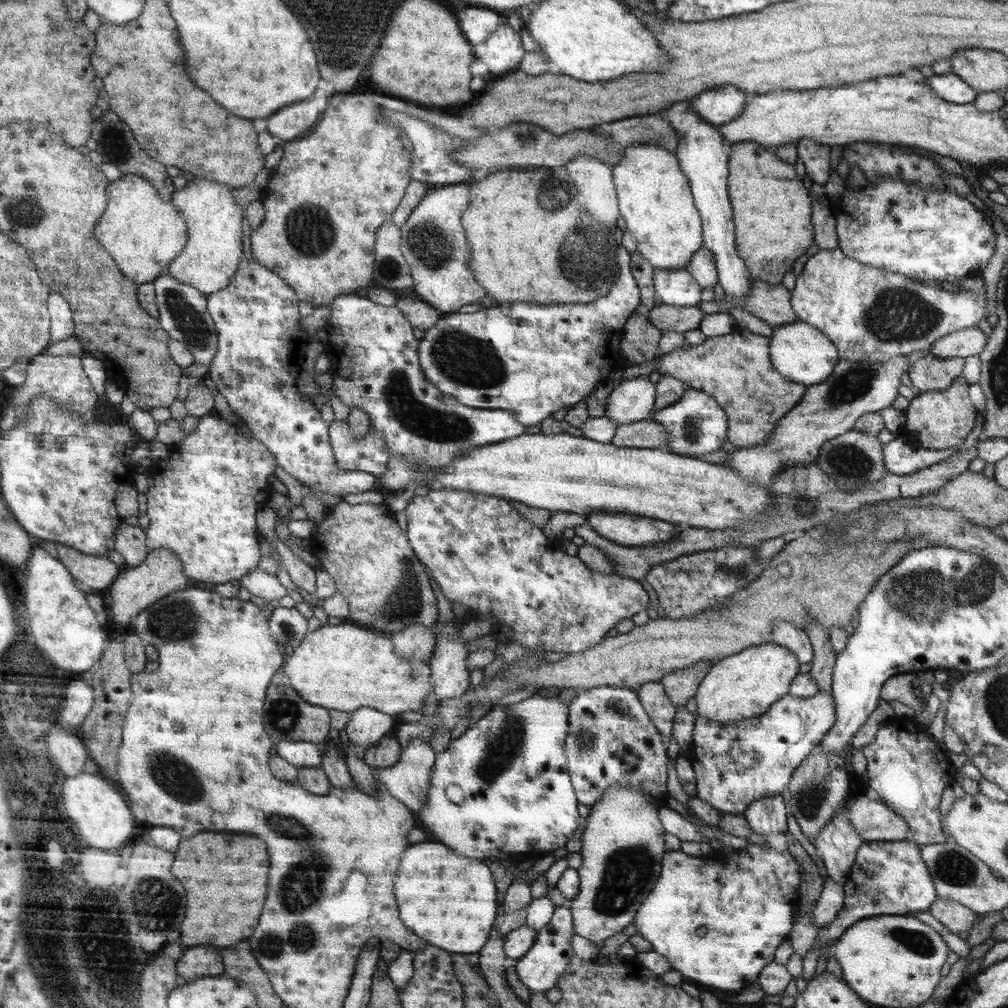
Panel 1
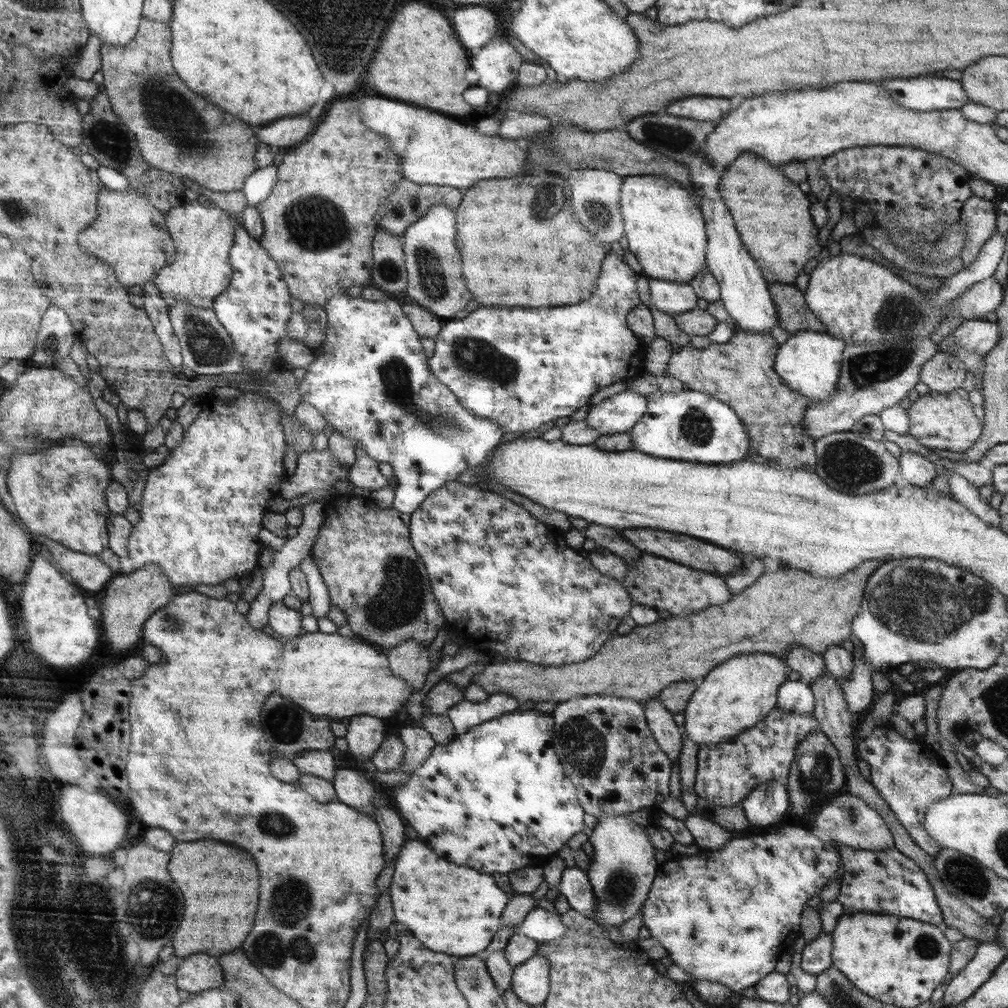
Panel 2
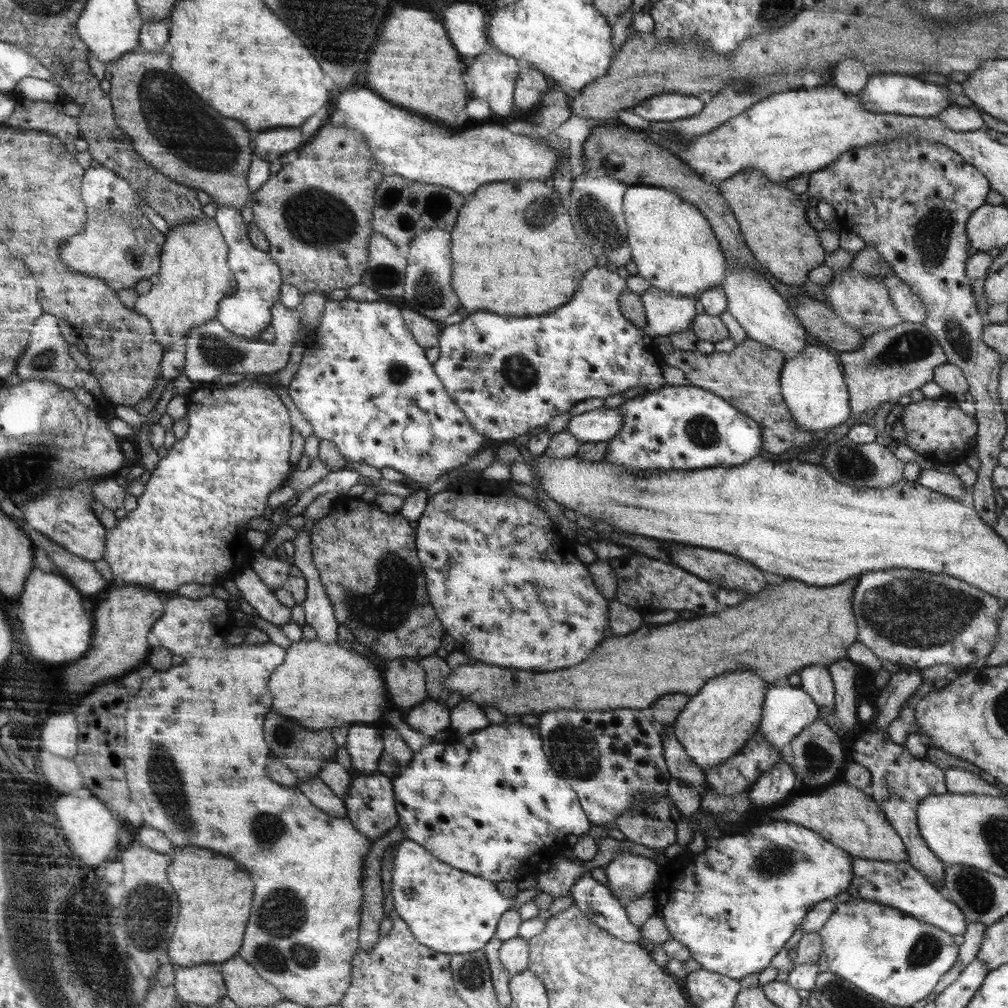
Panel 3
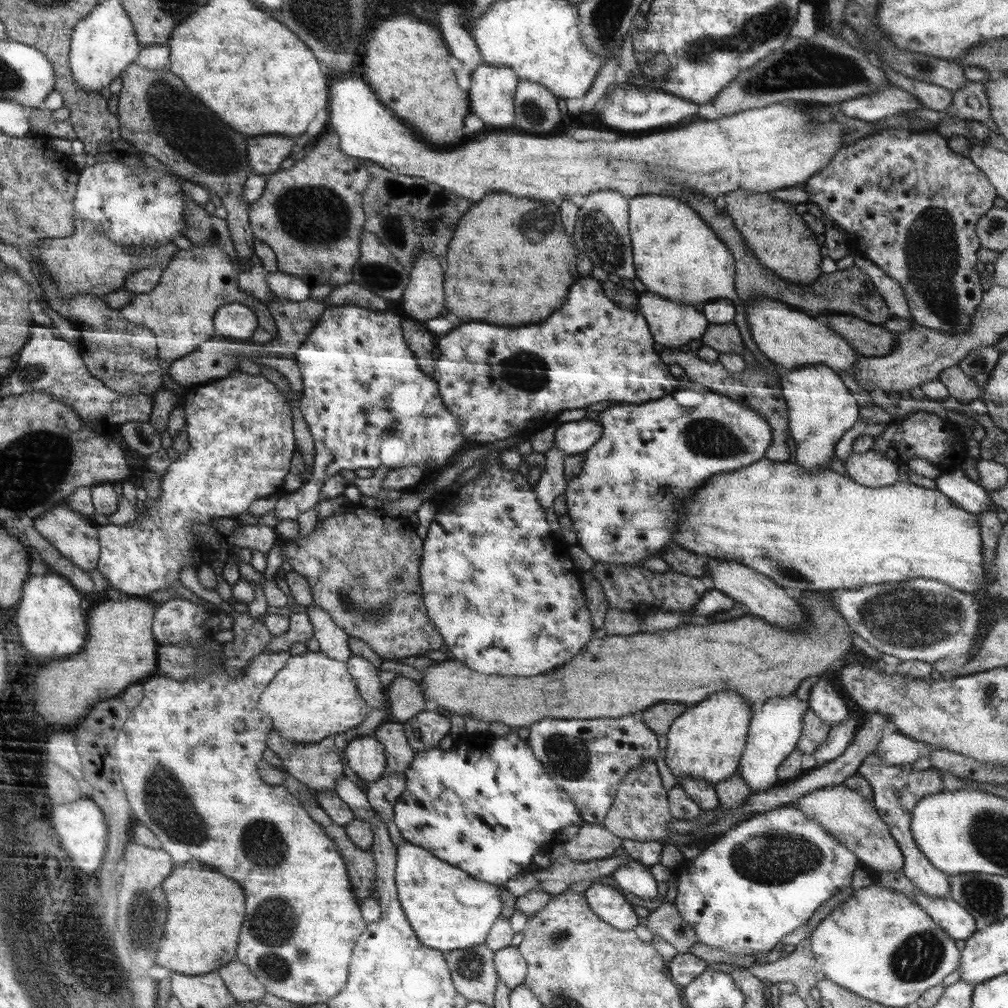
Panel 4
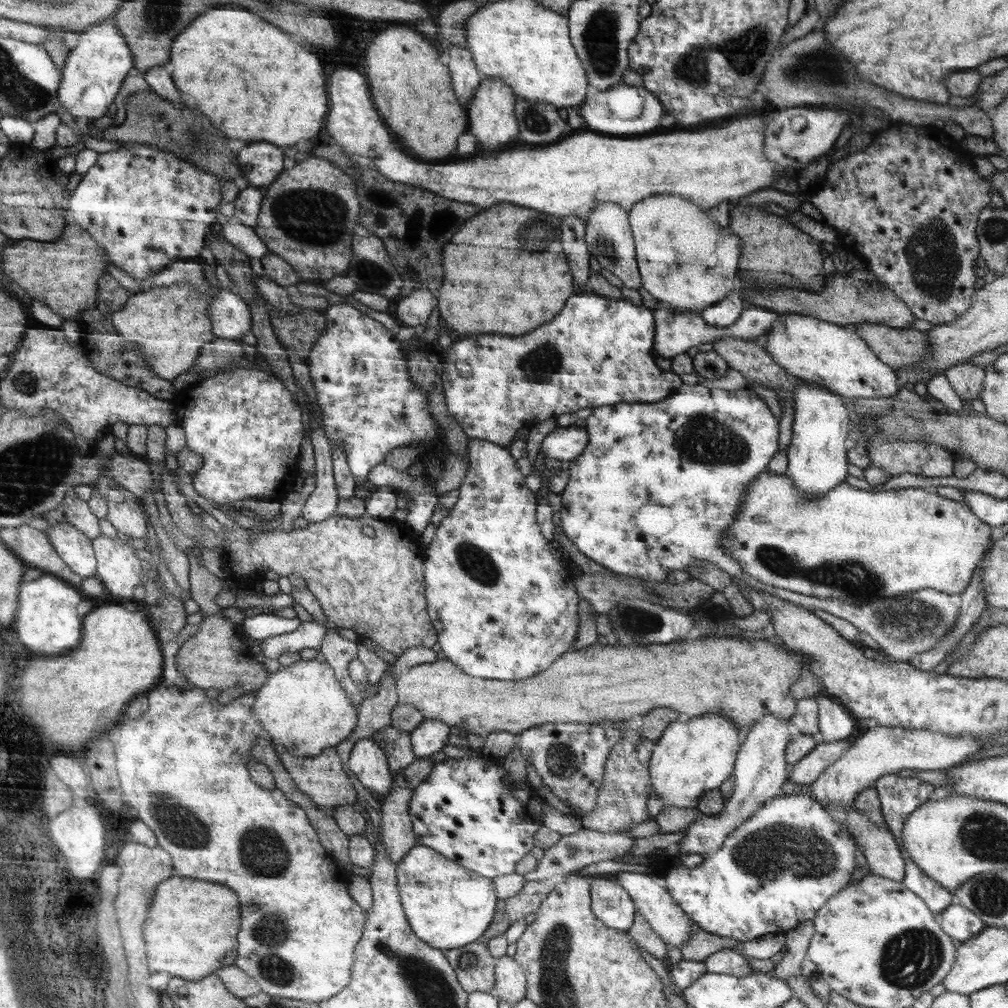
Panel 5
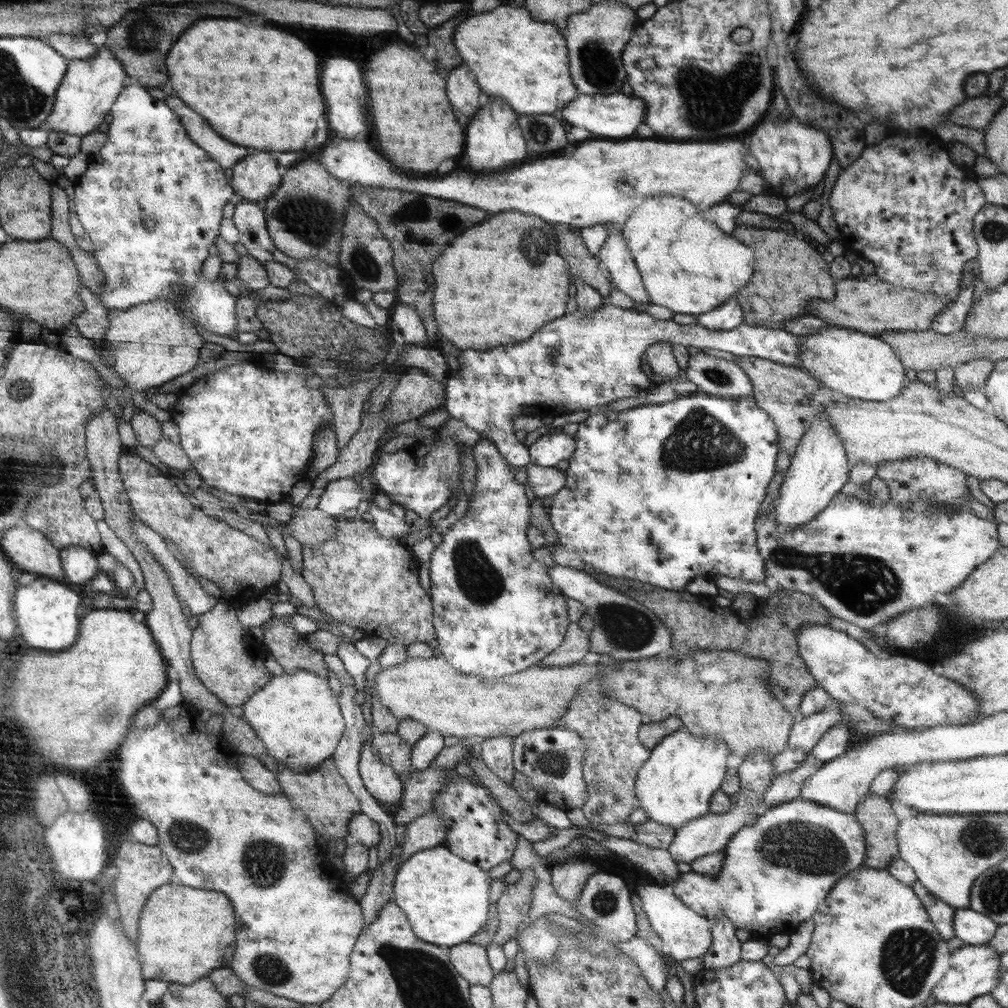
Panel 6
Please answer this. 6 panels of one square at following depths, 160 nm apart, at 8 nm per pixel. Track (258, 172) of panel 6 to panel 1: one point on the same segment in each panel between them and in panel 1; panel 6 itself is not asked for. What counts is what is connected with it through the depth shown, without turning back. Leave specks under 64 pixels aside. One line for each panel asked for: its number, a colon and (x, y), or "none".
1: (293, 122)
2: (284, 134)
3: (270, 145)
4: (266, 153)
5: (262, 162)

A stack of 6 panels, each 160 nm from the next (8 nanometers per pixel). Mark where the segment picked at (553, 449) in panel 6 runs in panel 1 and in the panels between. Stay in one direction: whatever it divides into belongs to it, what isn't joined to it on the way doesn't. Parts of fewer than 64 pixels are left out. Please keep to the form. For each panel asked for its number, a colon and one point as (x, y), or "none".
1: (634, 400)
2: (619, 413)
3: (604, 424)
4: (572, 437)
5: (565, 444)

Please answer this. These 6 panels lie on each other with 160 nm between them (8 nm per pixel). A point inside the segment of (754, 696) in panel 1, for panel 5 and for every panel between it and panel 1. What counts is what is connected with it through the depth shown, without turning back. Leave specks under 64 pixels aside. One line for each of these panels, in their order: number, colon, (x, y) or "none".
2: (742, 691)
3: (717, 721)
4: (707, 740)
5: (694, 755)

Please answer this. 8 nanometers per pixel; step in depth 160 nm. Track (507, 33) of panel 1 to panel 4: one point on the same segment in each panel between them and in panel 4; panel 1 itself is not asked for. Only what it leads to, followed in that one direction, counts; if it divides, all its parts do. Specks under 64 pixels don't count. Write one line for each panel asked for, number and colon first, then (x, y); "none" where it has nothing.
2: (498, 62)
3: (495, 73)
4: (493, 91)

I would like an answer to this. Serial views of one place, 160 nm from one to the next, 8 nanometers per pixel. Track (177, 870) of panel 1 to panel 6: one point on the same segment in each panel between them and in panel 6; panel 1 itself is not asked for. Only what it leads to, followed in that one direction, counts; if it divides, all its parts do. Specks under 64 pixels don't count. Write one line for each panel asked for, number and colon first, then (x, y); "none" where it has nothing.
2: (220, 908)
3: (216, 893)
4: (207, 909)
5: (192, 927)
6: (185, 933)

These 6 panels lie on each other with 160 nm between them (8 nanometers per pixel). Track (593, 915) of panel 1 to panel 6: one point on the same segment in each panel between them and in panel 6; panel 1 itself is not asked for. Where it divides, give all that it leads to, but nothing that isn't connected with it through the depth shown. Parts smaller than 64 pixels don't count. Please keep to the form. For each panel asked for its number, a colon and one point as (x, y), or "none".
2: (622, 871)
3: (630, 876)
4: (634, 877)
5: (654, 902)
6: (685, 934)

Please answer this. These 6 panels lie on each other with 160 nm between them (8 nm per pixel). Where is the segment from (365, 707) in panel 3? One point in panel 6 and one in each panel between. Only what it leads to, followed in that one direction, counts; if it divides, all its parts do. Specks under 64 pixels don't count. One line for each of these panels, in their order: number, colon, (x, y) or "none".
4: (313, 697)
5: (304, 706)
6: (296, 715)

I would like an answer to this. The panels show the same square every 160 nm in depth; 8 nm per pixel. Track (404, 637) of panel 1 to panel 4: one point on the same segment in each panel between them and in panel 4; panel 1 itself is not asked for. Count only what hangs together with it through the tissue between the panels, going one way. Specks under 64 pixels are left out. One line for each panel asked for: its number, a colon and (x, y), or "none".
2: (411, 660)
3: (405, 678)
4: (405, 699)

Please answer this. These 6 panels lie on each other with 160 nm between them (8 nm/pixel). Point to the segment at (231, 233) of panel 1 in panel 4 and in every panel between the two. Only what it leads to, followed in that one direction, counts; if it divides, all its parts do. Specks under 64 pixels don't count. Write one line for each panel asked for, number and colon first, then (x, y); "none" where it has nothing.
2: (203, 235)
3: (194, 278)
4: (181, 309)

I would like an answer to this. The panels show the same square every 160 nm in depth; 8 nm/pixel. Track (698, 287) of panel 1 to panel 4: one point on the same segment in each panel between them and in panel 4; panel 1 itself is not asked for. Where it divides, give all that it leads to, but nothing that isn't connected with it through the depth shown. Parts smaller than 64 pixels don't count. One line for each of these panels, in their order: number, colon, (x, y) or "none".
2: (673, 298)
3: (666, 312)
4: (673, 324)

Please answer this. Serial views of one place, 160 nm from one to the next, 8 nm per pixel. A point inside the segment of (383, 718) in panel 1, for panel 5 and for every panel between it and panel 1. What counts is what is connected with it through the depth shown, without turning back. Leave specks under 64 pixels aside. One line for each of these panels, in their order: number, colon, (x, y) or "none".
2: (365, 732)
3: (364, 743)
4: (365, 756)
5: (367, 760)

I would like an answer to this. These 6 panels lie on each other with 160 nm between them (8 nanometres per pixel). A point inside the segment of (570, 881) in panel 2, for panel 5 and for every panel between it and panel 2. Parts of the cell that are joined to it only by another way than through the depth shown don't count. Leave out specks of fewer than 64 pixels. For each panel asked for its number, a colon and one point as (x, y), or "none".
3: (594, 899)
4: (608, 903)
5: (611, 903)

